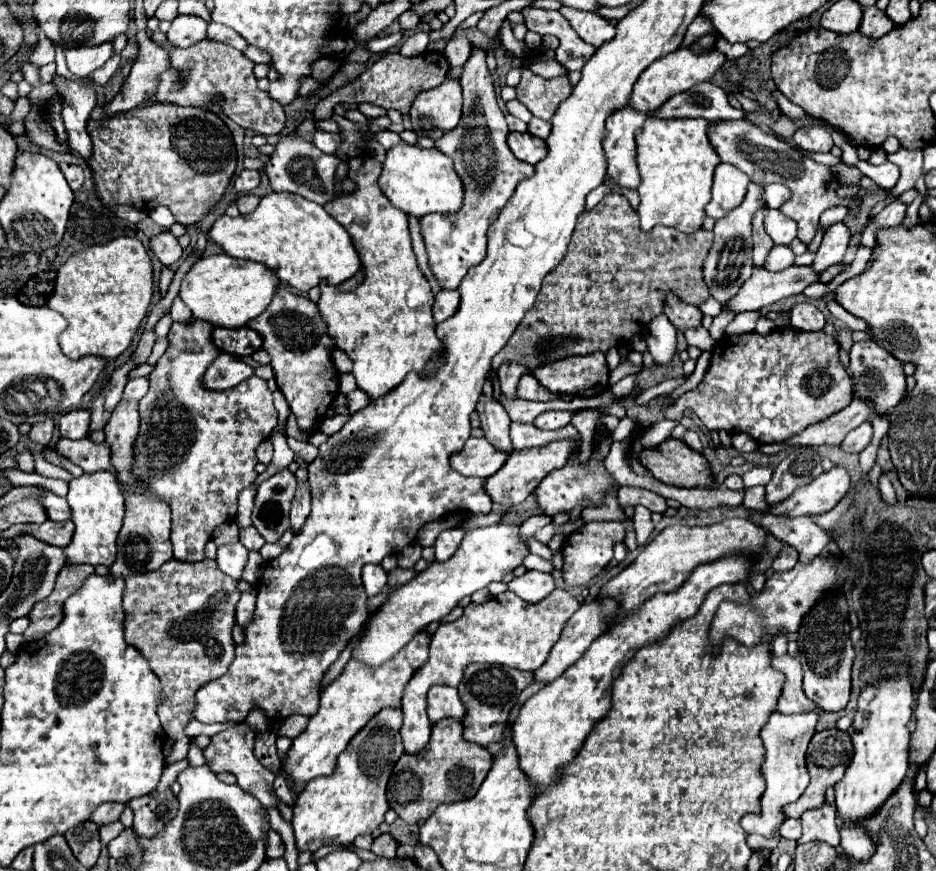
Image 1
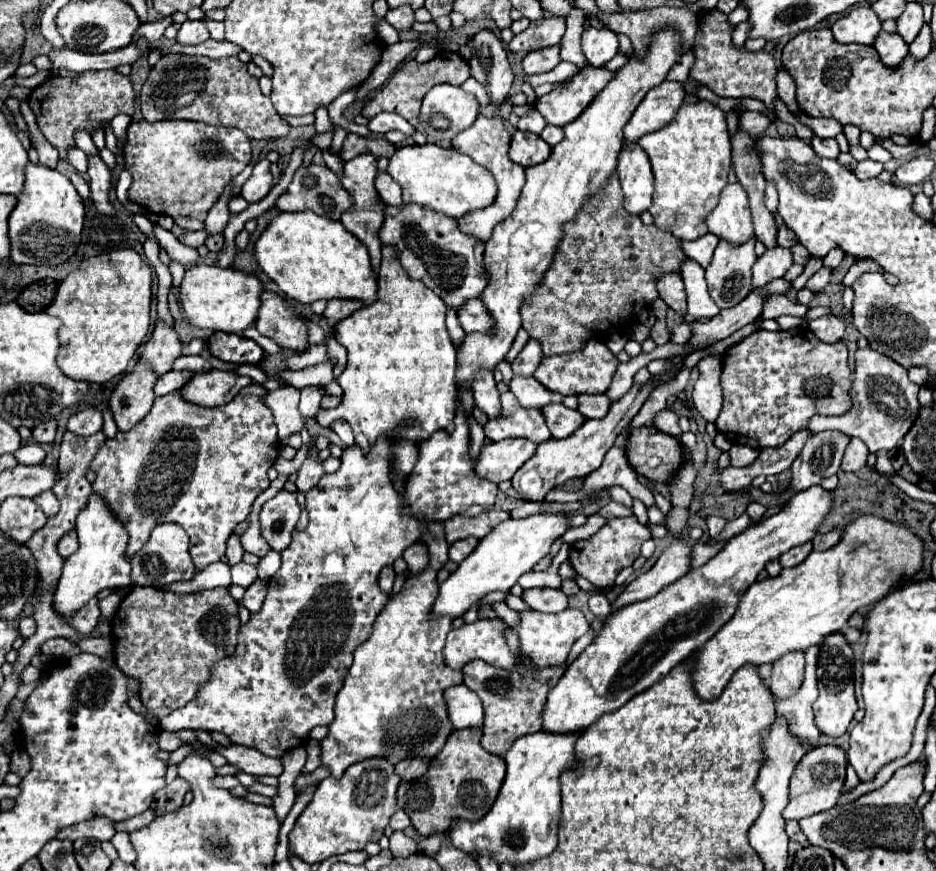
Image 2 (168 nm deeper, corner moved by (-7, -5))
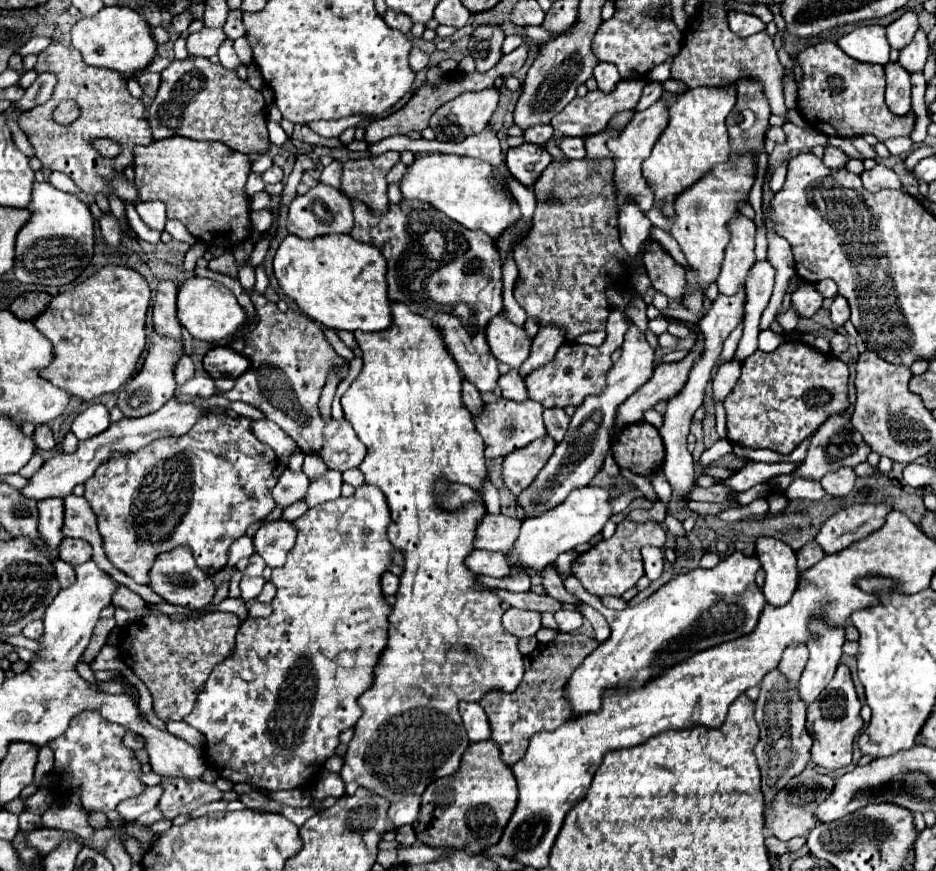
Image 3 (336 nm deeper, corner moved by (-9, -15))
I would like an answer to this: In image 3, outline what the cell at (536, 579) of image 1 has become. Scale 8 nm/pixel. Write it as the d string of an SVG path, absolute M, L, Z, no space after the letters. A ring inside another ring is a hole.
M559 609L553 613L555 621L557 621L557 627L563 631L563 633L569 633L569 631L575 631L577 627L581 627L583 623L583 617L579 611L565 611L565 609Z

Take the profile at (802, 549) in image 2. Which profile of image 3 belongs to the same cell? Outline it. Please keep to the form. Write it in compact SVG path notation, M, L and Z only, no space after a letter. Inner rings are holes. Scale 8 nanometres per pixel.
M815 541L807 543L805 547L801 547L801 549L797 551L797 569L799 569L799 573L805 571L805 569L809 569L809 567L813 567L813 565L819 563L823 557L825 557L825 553L823 553L823 549L821 549Z

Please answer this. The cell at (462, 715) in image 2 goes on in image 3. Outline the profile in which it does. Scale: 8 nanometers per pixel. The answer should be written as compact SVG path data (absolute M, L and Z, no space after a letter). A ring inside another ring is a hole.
M461 701L459 713L463 717L463 725L465 725L465 731L471 741L485 741L491 737L491 727L489 727L487 715L479 703Z

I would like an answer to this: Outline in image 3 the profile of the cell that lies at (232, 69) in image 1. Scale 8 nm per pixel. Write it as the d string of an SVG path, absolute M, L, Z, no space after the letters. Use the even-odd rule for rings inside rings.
M205 57L173 61L161 73L159 91L149 107L149 125L153 139L181 135L189 139L221 141L227 147L253 155L271 147L267 135L267 105L261 91L253 89L235 71L213 65Z

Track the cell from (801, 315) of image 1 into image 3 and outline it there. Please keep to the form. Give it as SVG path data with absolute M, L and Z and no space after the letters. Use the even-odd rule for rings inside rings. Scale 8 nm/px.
M835 333L831 339L829 339L829 347L831 347L831 351L833 353L843 353L843 351L847 351L847 337L845 335L841 335L841 333Z

